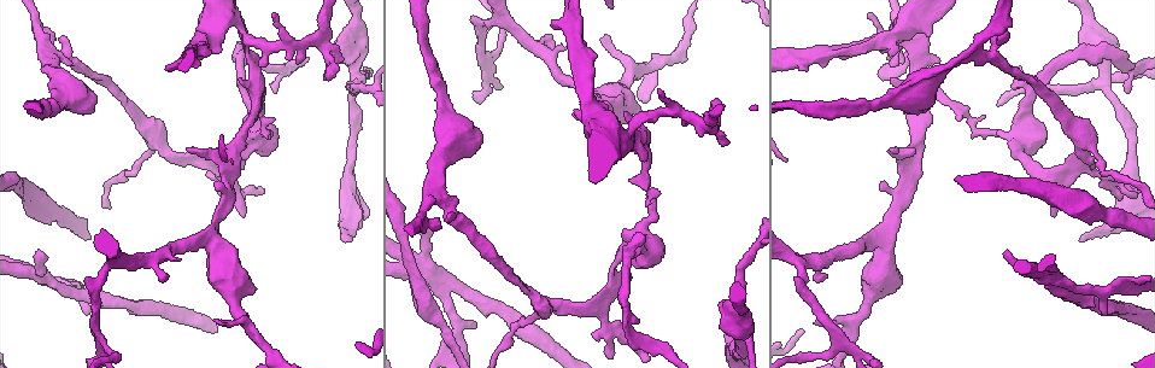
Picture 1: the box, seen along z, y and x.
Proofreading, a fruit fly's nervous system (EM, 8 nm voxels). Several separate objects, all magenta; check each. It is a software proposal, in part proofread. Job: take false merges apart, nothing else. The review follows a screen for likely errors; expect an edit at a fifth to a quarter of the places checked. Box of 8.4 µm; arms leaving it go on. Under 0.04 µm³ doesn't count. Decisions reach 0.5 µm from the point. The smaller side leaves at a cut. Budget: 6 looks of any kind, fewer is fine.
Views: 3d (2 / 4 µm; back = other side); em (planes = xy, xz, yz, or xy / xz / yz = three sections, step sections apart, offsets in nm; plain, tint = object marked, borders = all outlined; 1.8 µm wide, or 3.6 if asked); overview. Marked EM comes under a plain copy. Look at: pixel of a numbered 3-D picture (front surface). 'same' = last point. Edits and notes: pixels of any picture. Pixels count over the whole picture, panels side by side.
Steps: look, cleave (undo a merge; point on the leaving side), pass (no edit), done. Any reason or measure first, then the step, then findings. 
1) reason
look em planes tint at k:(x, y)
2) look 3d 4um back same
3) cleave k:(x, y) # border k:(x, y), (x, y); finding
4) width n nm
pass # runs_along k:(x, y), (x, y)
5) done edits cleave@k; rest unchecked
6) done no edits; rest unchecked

a fork
look em xz step 4 tint at 1:(991, 60)

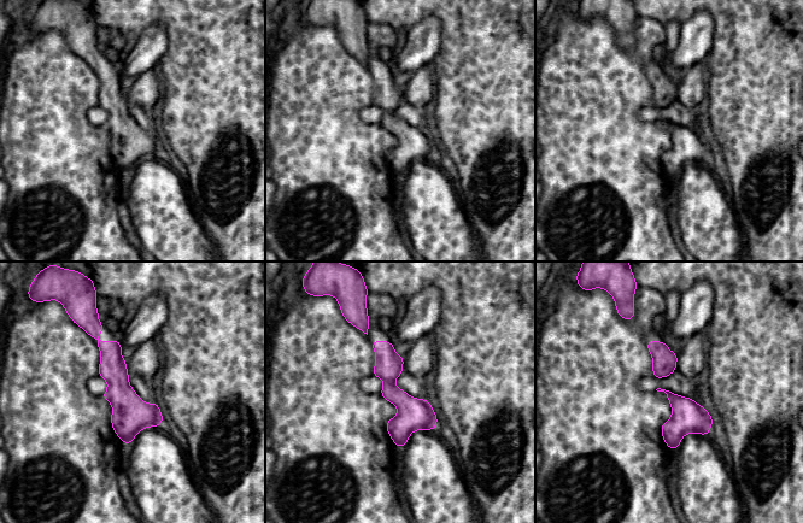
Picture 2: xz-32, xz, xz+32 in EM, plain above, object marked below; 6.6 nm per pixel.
look em planes borders same

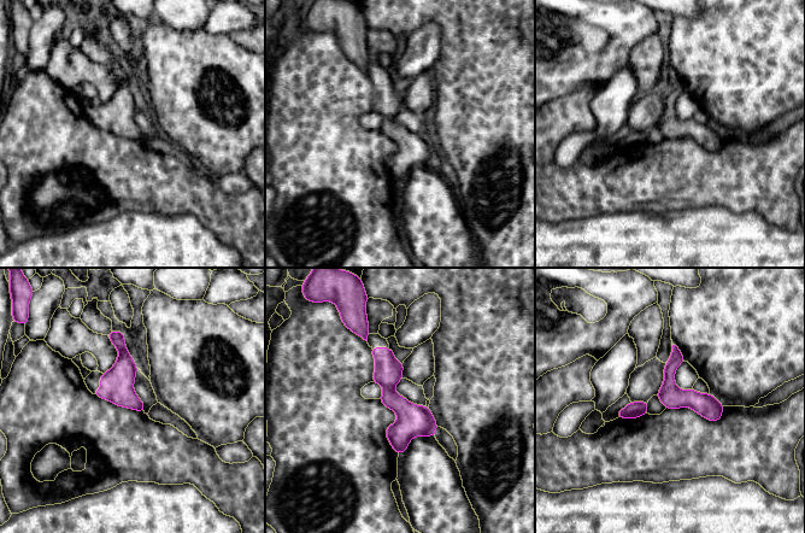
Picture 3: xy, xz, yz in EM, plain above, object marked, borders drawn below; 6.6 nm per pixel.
width 160 nm
pass # runs_along 3:(374, 350), (403, 409), (399, 450); continuous, no second neuron

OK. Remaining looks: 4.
look em planes tint at 1:(24, 269)

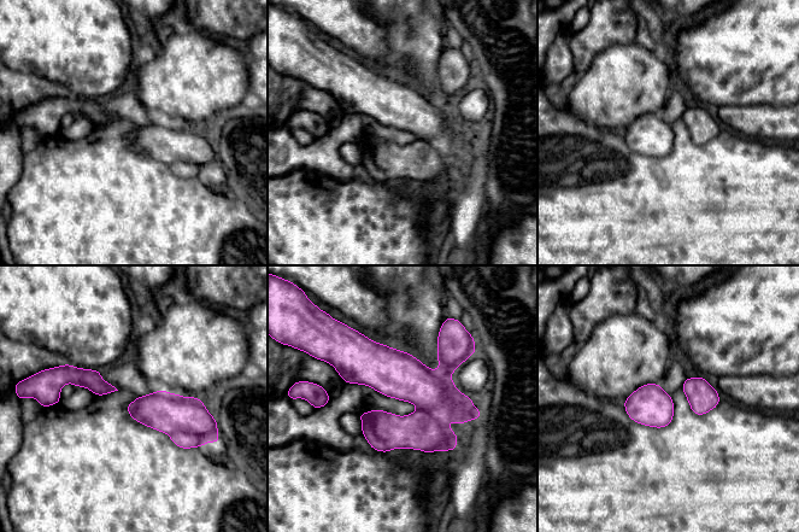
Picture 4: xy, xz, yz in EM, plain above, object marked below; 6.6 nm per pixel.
width 240 nm
cleave 4:(182, 439) # border 4:(170, 434), (193, 432), (204, 443); two neurons meet here

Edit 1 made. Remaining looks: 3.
done edits cleave@4; rest unchecked

